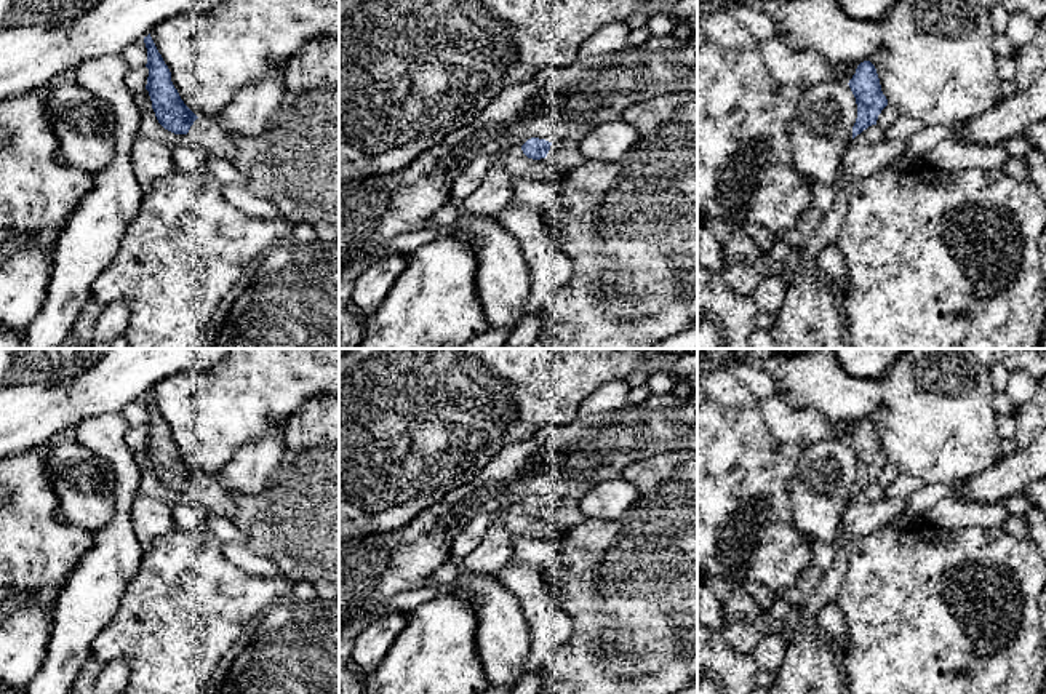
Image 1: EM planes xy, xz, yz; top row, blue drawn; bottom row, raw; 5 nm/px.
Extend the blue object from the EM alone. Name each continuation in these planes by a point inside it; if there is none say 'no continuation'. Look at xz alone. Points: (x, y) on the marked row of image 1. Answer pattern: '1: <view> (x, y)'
1: xz (563, 155)

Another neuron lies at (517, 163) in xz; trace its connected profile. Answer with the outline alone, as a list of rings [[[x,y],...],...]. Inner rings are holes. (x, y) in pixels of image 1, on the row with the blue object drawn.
[[[518,146],[499,154],[497,158],[513,177],[555,182],[558,176],[558,173],[549,165],[547,157],[541,160],[528,158]]]

